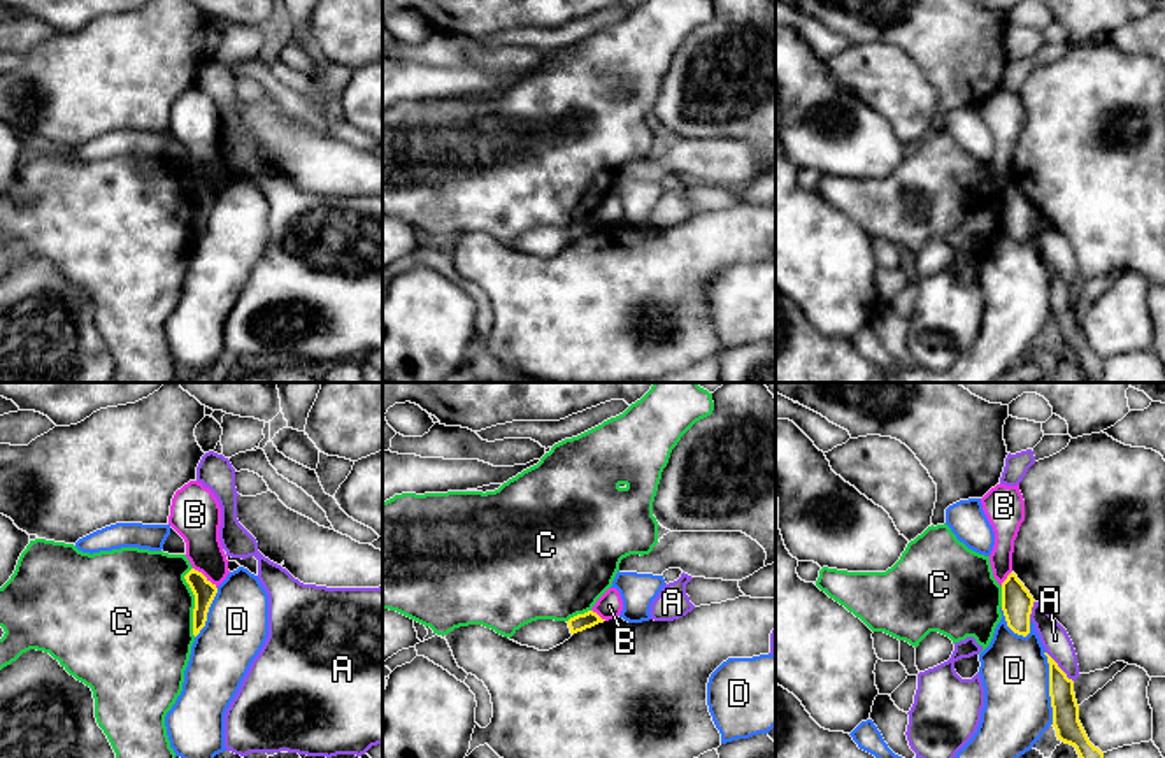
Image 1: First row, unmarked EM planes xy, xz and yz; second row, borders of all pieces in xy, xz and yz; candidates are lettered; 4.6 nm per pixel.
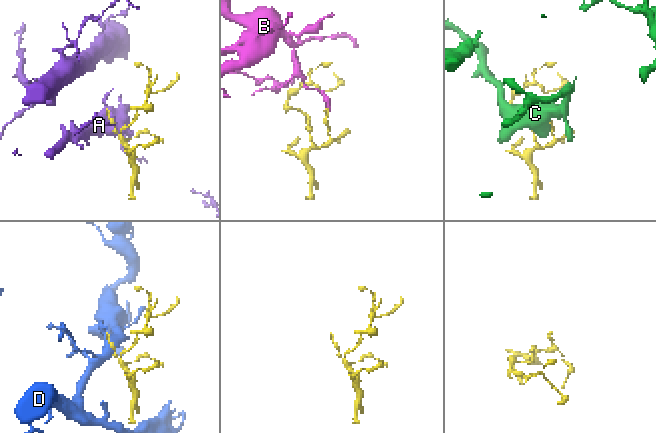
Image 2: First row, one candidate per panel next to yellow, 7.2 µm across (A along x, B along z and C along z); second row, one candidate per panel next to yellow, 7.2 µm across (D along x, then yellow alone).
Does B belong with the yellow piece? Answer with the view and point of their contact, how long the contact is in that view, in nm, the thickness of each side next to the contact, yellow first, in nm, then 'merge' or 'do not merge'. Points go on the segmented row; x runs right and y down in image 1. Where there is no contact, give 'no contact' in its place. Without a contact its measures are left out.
xy (206, 578) | 150 nm | 100/190 nm | do not merge

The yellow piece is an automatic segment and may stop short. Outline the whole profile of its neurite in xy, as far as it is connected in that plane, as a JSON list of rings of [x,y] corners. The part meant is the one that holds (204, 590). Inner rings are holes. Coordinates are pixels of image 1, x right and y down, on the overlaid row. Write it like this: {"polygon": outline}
{"polygon": [[[191,568],[184,576],[195,595],[195,609],[193,609],[193,635],[197,637],[200,630],[205,626],[209,607],[218,593],[216,584],[212,584],[202,572]]]}

